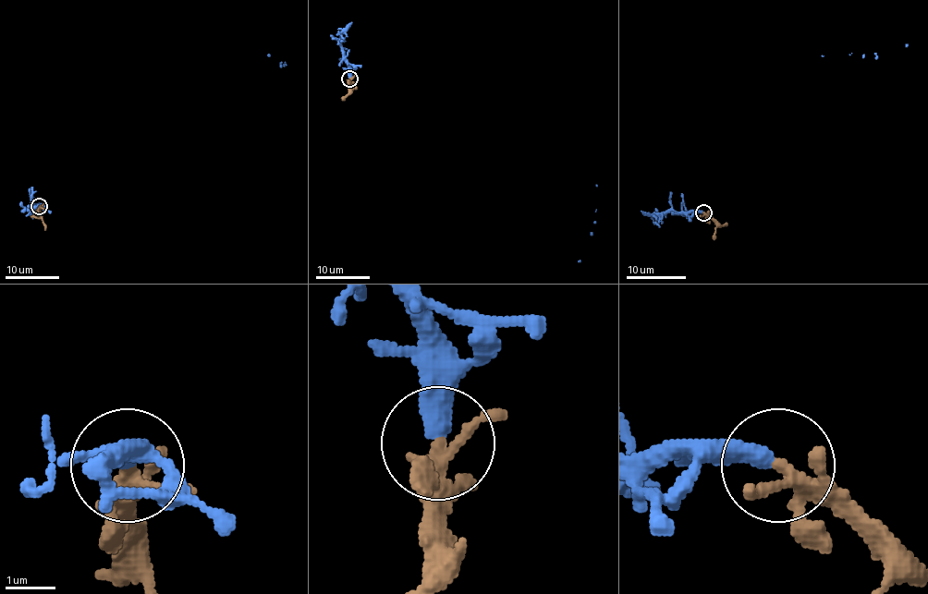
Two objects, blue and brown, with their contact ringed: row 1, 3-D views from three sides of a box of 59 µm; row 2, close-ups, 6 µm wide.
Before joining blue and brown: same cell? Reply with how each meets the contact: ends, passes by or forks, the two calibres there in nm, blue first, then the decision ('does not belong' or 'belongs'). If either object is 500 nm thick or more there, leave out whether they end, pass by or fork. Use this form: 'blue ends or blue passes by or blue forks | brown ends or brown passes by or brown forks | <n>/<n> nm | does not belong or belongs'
blue ends | brown forks | 420/200 nm | belongs

